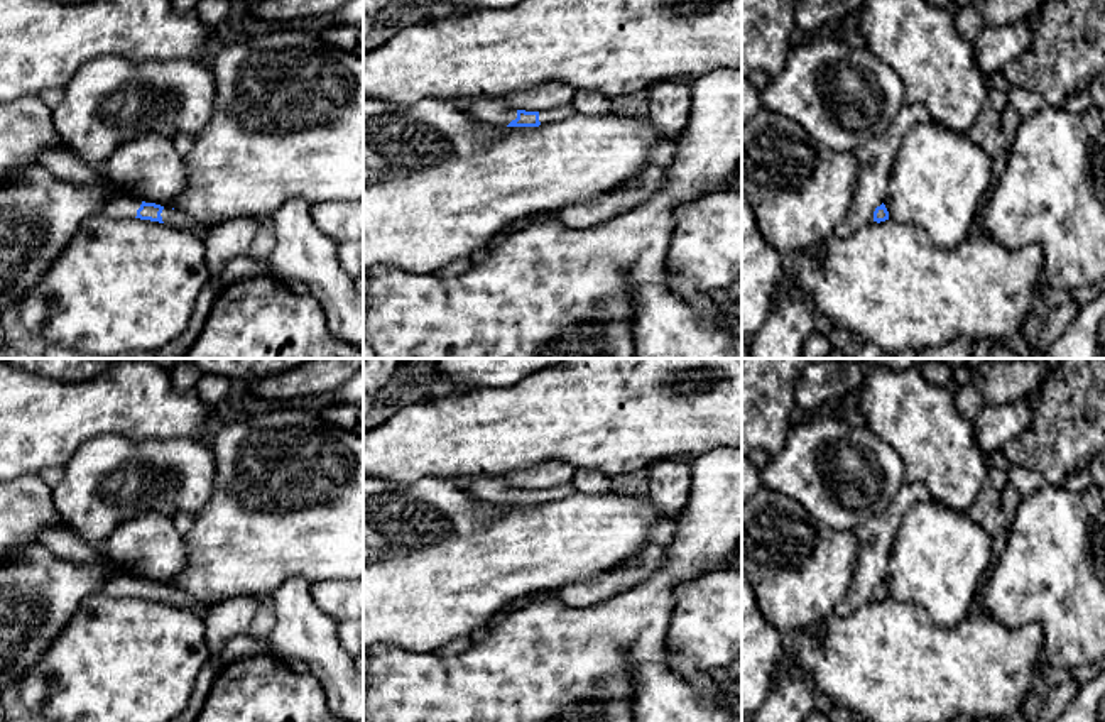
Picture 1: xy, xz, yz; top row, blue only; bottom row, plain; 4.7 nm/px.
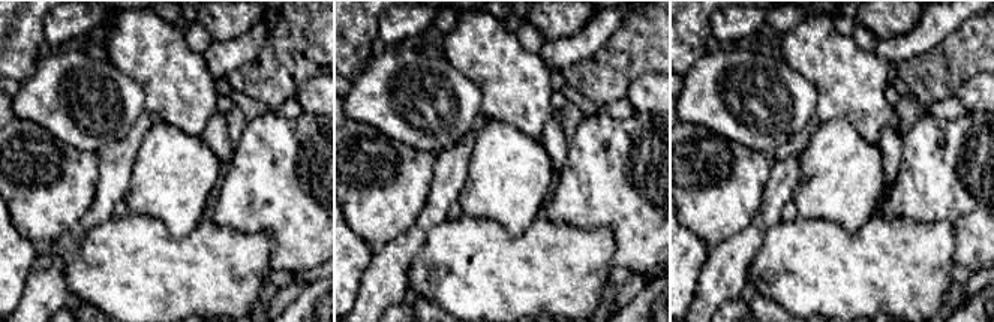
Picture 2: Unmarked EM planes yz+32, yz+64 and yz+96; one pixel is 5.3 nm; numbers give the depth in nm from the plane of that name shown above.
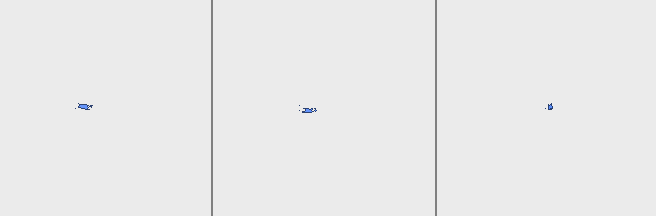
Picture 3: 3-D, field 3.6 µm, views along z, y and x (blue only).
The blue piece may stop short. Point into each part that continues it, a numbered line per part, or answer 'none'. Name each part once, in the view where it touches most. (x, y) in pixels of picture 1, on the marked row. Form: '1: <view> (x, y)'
1: xy (171, 217)
2: xz (487, 110)

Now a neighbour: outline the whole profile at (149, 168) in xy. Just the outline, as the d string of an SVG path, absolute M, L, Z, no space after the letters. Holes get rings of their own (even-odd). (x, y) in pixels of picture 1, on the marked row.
M155 132L125 140L103 172L127 194L161 206L172 206L186 188L184 157L171 137Z

